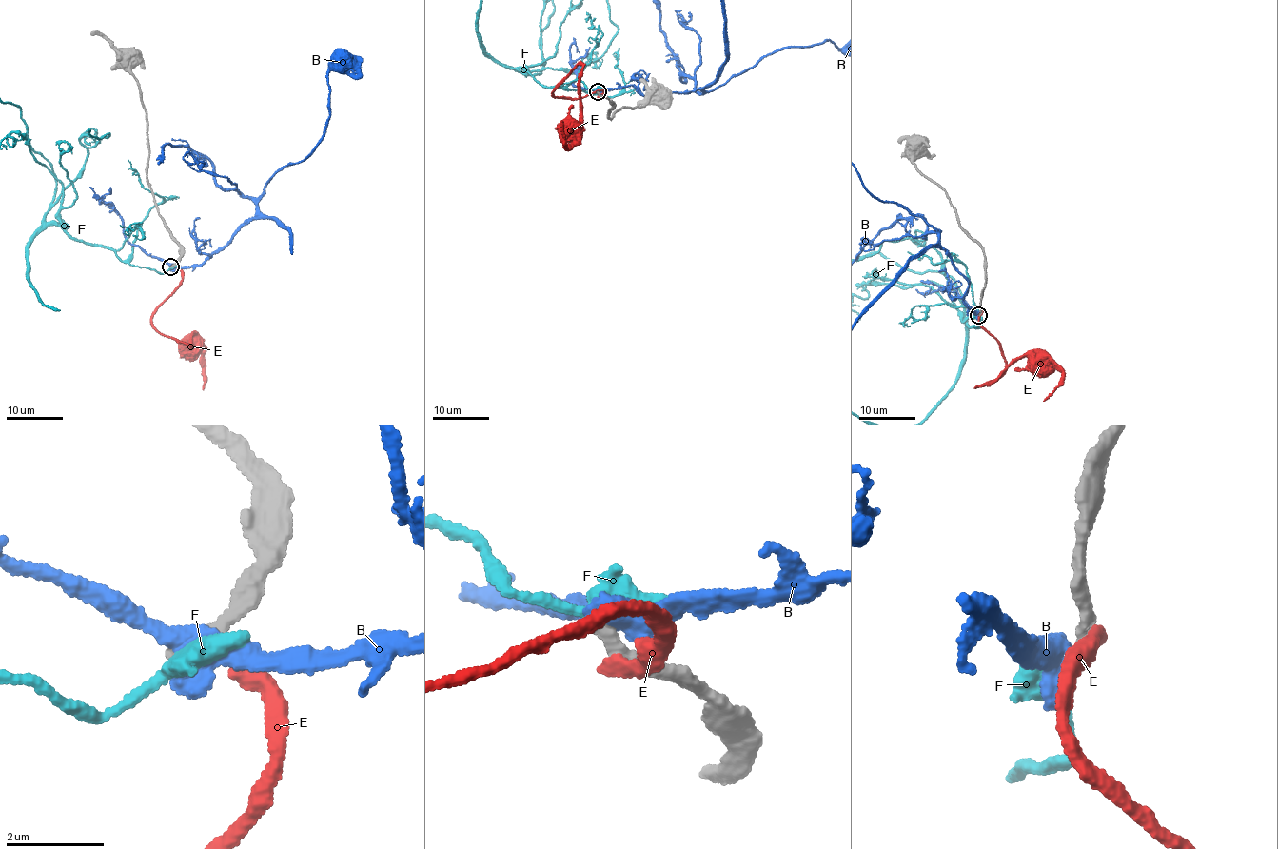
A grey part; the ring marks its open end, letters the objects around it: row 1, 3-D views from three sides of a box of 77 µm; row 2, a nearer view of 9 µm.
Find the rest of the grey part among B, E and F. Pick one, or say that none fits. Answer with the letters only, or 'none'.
none

